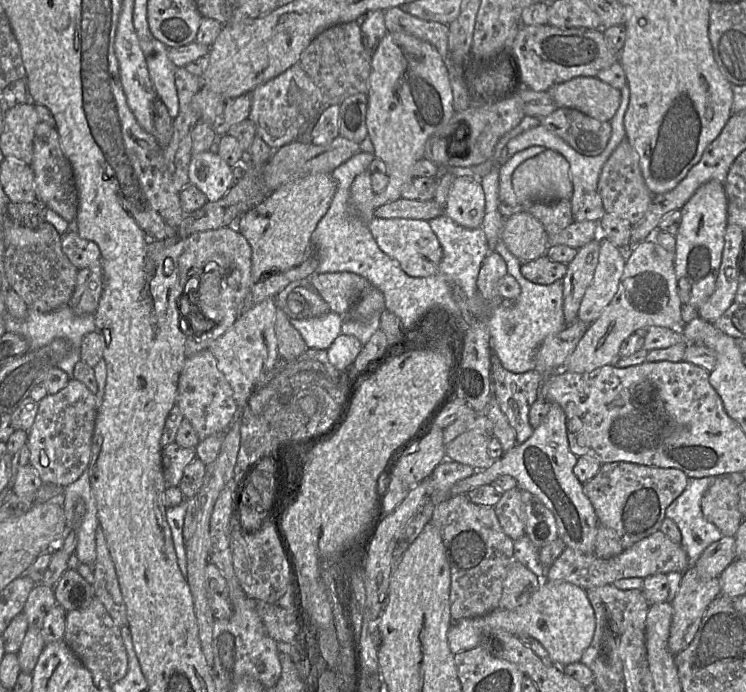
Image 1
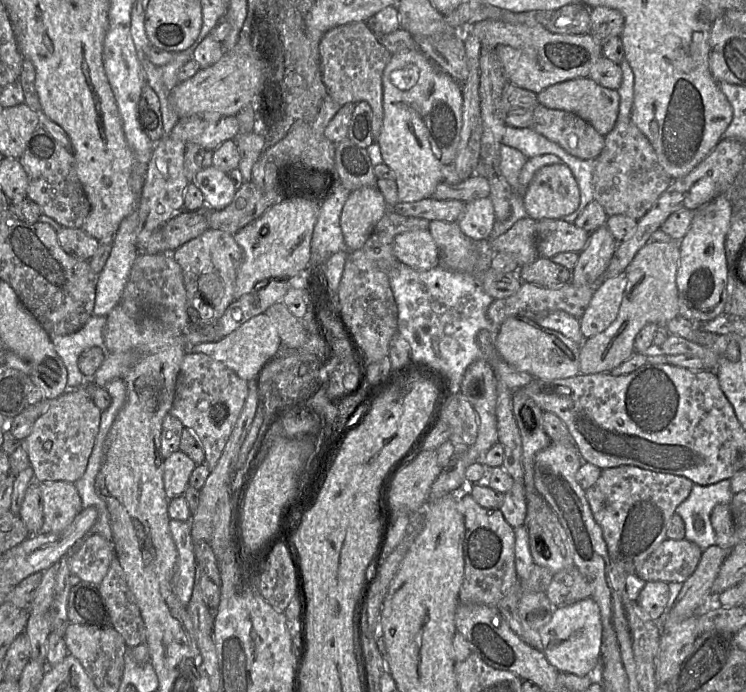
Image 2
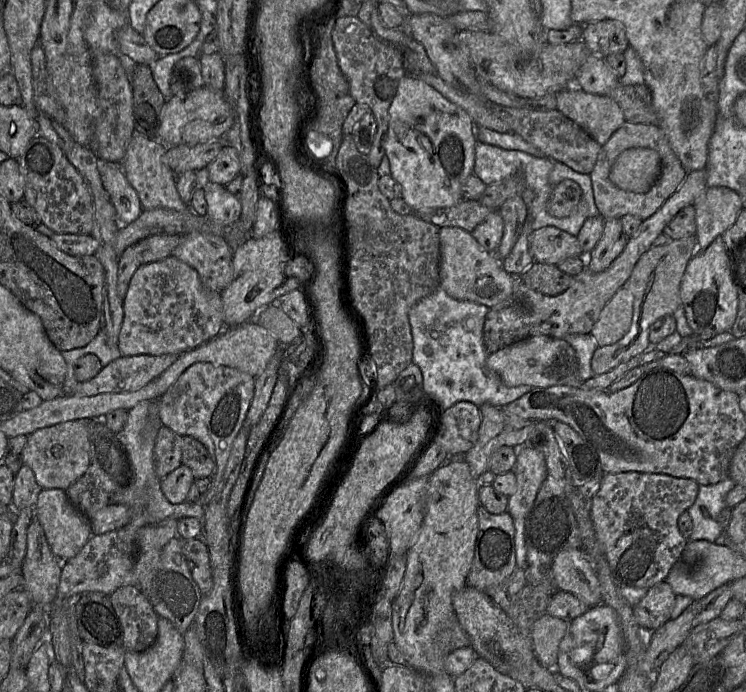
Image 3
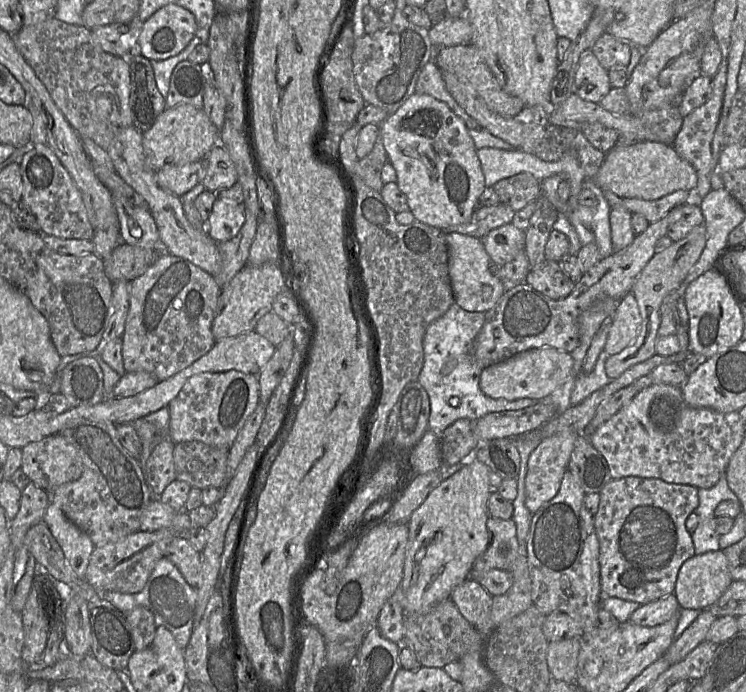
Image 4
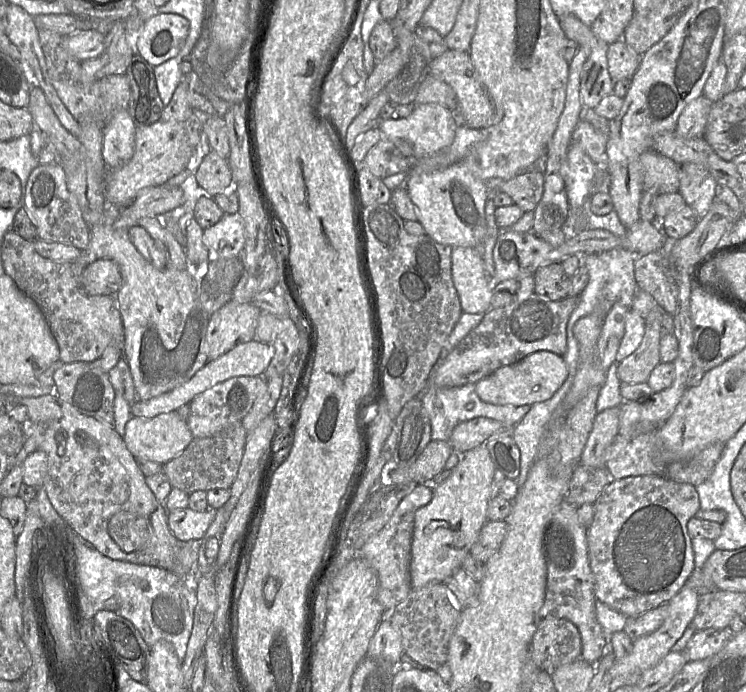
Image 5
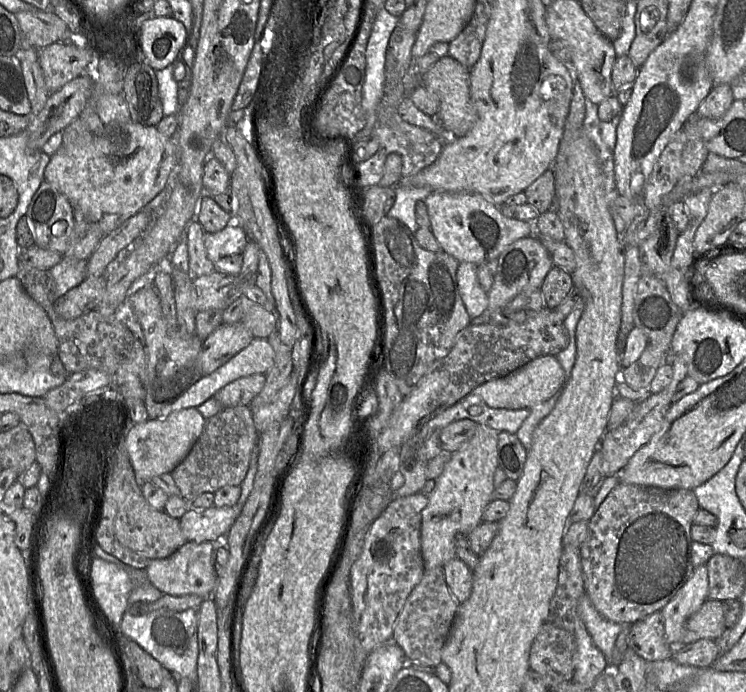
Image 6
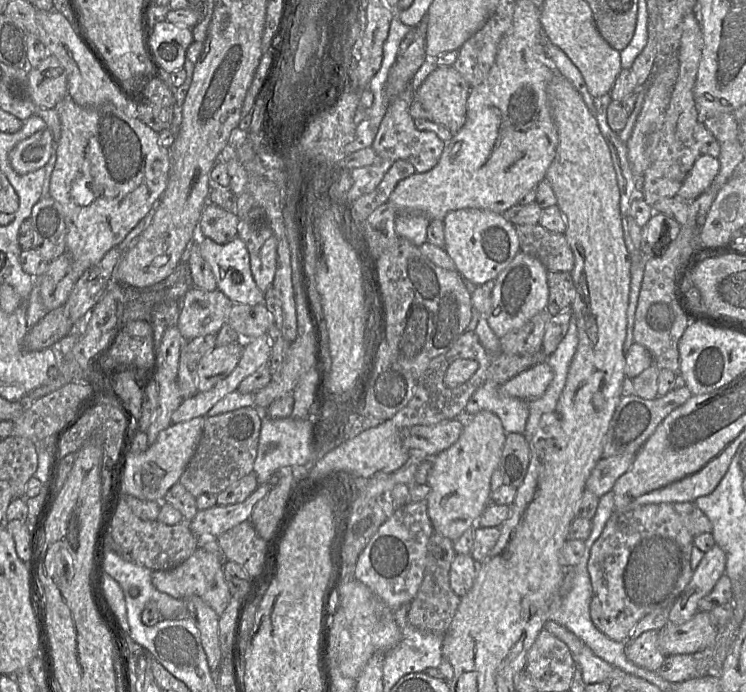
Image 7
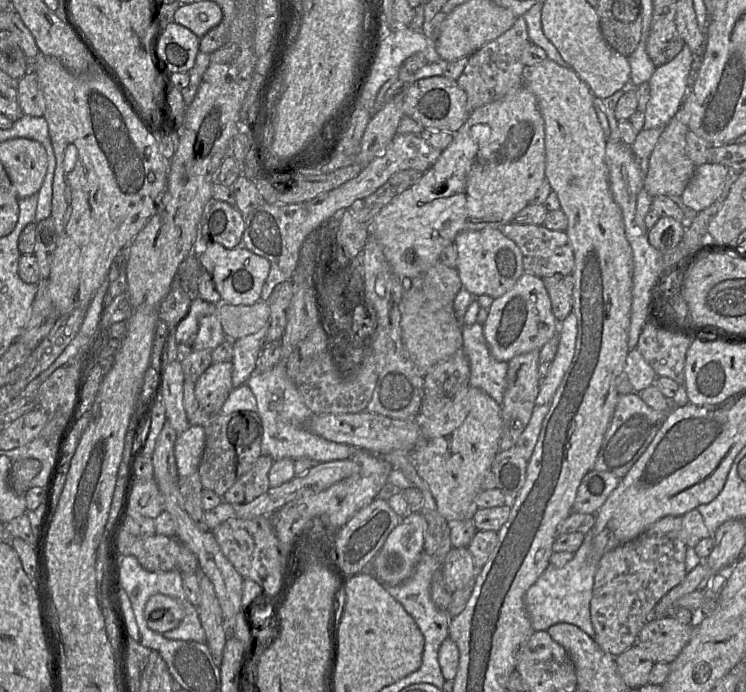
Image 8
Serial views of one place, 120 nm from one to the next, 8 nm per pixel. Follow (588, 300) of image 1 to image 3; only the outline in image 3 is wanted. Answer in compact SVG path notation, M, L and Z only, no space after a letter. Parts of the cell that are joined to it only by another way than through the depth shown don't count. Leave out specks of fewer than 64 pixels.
M624 286L604 306L591 335L599 346L614 344L628 332L633 317L633 295Z

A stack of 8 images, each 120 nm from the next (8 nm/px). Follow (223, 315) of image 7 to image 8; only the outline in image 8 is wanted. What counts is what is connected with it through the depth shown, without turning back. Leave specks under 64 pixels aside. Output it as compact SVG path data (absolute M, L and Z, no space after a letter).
M199 297L191 300L187 315L174 329L174 337L180 361L192 352L215 349L227 338L218 319L218 306Z

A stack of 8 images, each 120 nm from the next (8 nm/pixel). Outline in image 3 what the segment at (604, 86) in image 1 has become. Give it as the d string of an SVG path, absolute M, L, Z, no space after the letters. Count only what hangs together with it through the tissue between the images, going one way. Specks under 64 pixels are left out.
M564 88L555 93L556 109L604 145L625 122L620 106L609 95Z

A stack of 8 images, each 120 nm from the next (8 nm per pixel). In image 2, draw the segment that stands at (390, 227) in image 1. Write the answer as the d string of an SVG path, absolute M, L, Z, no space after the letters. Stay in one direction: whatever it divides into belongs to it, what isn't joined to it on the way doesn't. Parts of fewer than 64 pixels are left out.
M414 230L397 235L393 253L403 264L416 271L426 271L439 263L439 250L429 230Z

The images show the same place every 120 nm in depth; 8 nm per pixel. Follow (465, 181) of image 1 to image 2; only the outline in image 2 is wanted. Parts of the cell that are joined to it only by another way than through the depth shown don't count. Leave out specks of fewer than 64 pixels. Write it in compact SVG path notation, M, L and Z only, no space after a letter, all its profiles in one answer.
M489 197L466 202L465 210L456 222L461 231L472 240L489 239L496 221Z

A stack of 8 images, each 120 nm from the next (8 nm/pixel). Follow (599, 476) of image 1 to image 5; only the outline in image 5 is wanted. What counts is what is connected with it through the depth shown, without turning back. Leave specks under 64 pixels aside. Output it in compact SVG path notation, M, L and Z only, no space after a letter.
M664 475L630 476L609 483L594 503L594 518L587 529L596 599L628 618L667 604L682 590L696 569L687 524L699 509L695 486L674 482Z

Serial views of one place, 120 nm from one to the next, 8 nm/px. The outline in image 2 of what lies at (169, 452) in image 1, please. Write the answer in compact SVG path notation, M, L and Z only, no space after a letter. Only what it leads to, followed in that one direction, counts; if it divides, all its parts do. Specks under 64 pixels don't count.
M181 450L164 459L163 484L167 498L182 496L196 463Z

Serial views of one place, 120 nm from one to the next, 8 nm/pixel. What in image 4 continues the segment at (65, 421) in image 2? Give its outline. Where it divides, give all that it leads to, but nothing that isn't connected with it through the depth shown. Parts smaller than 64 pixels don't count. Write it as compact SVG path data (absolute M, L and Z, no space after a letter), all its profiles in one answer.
M59 433L31 442L21 450L20 468L31 482L45 491L75 481L83 472L76 448Z

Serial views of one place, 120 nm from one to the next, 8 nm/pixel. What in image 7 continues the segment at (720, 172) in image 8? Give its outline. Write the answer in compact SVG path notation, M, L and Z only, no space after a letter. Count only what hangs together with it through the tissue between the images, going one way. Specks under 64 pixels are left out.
M707 154L700 155L686 176L677 194L678 197L686 201L696 199L710 188L719 170L718 158Z

